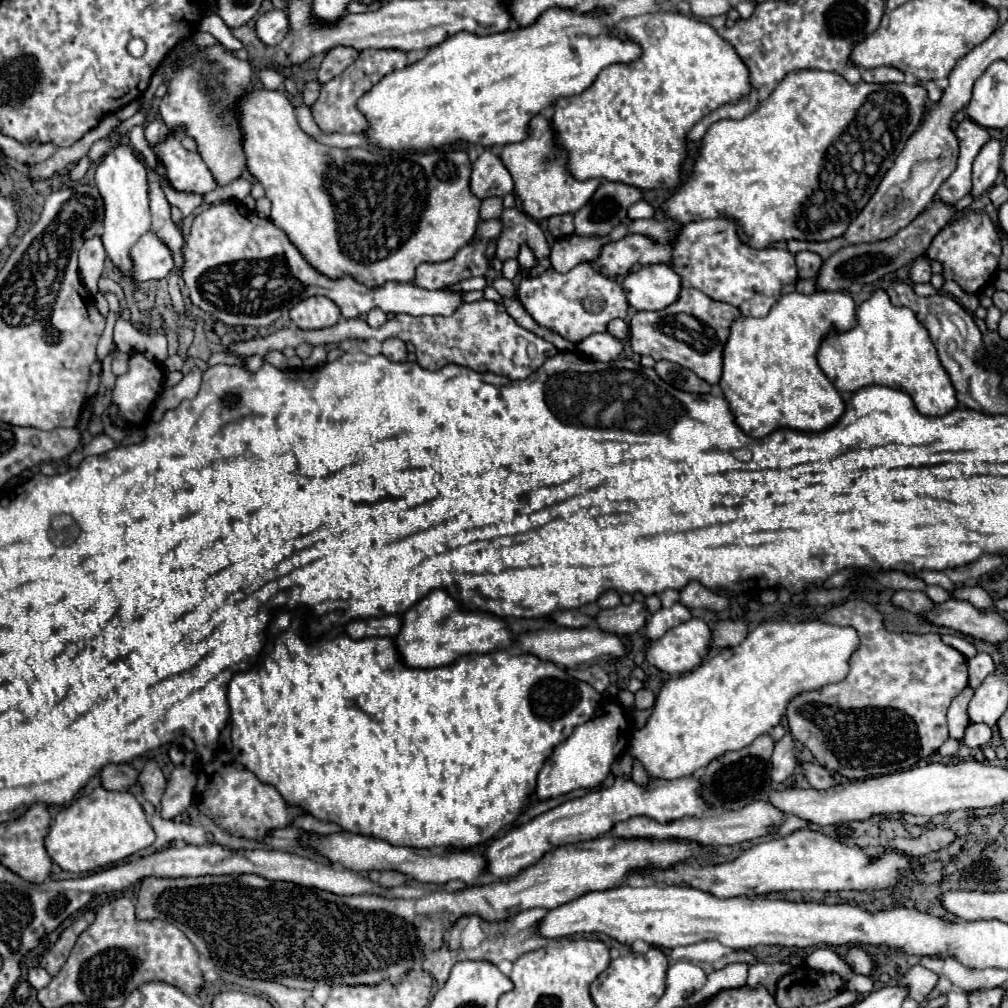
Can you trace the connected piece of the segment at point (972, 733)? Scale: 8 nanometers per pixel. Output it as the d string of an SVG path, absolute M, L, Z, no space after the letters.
M969 724L969 728L965 730L965 736L959 742L969 748L981 748L991 740L991 736L993 732L989 730L987 724Z

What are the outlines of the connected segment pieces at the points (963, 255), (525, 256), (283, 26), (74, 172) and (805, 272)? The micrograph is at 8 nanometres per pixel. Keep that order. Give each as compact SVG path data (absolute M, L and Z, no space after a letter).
M969 212L963 218L959 218L957 222L945 226L933 238L933 242L927 250L927 256L945 264L945 270L943 270L945 280L955 280L967 292L977 292L995 278L997 264L1001 258L1001 242L999 242L995 226L987 214Z
M527 244L521 246L521 252L519 252L519 256L517 256L517 262L519 262L519 266L521 266L521 272L527 272L527 270L537 262L535 256L533 256L533 250L531 250Z
M271 10L259 16L255 24L257 38L267 46L277 46L289 32L289 20L285 10Z
M84 156L74 165L73 169L70 171L70 179L73 181L79 181L83 179L90 166L91 161L89 160L89 157Z
M799 252L799 254L795 254L795 260L797 260L799 278L813 278L823 264L821 256L815 252Z

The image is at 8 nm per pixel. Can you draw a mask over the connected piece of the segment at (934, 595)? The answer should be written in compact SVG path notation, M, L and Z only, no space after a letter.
M927 586L926 594L934 603L943 603L950 599L950 593L939 586Z

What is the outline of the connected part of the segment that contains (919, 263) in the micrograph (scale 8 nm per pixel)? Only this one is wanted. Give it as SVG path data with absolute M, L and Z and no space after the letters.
M917 258L911 268L911 280L913 282L929 282L931 276L933 276L933 272L931 272L929 262L925 258Z

